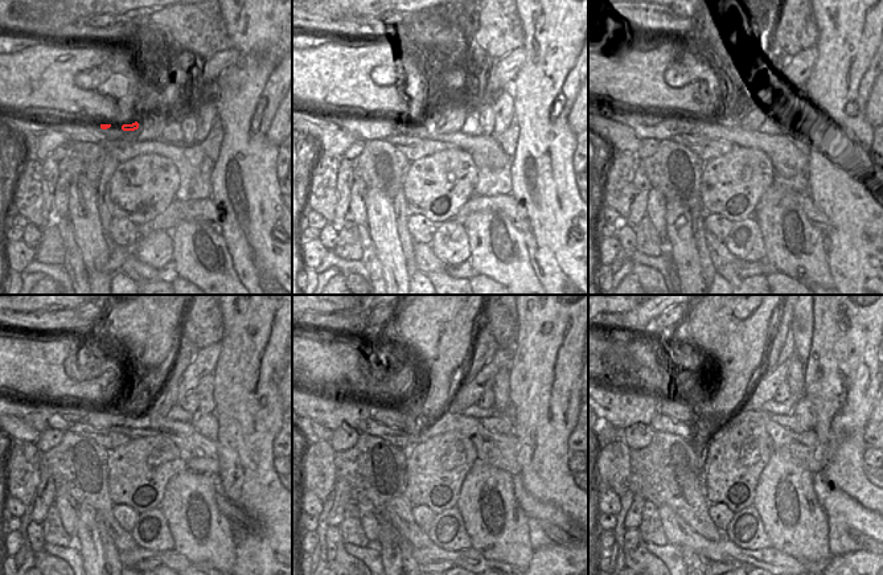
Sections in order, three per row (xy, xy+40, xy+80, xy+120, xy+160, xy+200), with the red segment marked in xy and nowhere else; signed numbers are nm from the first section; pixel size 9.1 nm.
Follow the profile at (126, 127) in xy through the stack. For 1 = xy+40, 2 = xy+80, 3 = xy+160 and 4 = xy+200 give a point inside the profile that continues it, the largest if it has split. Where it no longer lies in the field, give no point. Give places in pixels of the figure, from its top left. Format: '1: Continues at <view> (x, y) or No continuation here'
1: Continues at xy+40 (487, 152)
2: Continues at xy+80 (787, 156)
3: Continues at xy+160 (499, 450)
4: Continues at xy+200 (804, 447).

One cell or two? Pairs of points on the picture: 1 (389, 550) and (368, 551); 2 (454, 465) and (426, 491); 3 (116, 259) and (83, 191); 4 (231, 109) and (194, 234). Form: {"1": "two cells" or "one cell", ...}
{"1": "two cells", "2": "one cell", "3": "two cells", "4": "two cells"}

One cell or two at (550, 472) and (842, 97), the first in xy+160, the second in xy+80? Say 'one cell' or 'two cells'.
one cell

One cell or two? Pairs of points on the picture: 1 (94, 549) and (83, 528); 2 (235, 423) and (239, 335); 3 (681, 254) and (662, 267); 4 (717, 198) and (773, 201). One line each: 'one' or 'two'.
1: one
2: one
3: two
4: two

